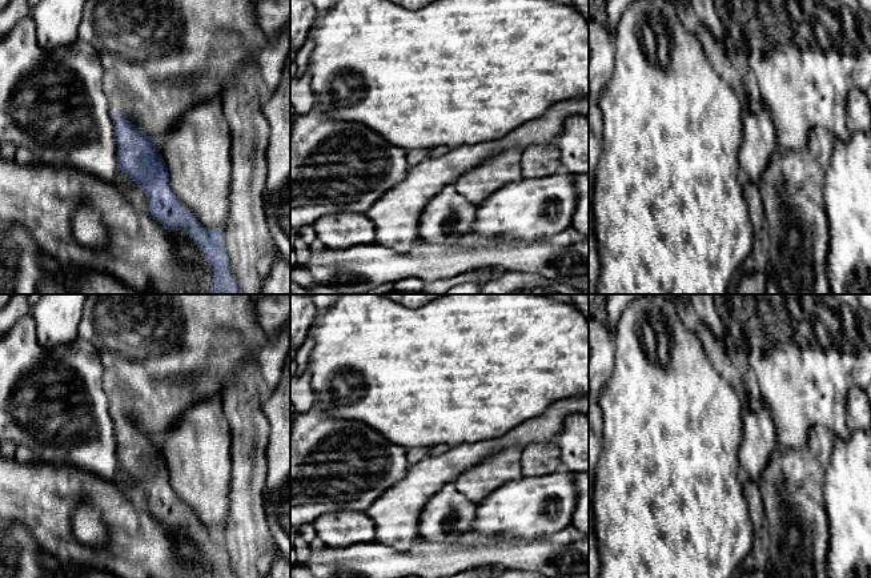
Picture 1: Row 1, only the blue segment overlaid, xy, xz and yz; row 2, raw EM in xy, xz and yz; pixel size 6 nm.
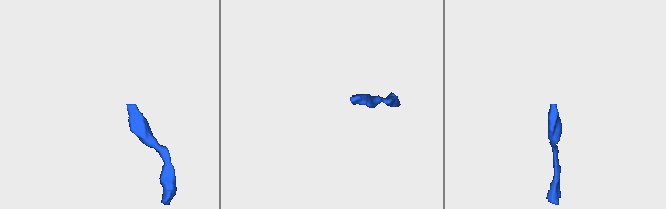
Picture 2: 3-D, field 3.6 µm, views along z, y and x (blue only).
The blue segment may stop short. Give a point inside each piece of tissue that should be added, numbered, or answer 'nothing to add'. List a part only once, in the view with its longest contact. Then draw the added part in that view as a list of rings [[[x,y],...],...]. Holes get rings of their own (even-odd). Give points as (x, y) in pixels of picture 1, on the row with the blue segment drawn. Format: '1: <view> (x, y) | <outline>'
1: xy (116, 100) | [[[116,89],[108,96],[109,115],[113,116],[127,116],[127,99],[124,95]]]

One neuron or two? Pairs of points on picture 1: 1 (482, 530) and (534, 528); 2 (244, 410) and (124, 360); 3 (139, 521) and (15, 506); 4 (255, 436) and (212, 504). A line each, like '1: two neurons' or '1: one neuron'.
1: one neuron
2: two neurons
3: one neuron
4: two neurons

